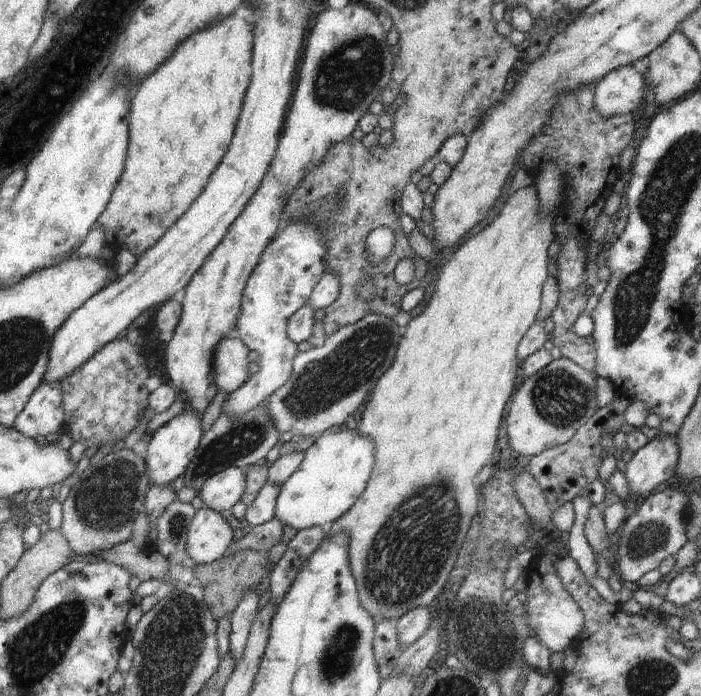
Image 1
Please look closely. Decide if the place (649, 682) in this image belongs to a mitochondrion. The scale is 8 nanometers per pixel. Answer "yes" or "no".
yes

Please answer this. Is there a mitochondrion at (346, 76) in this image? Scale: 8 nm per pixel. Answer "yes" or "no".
yes

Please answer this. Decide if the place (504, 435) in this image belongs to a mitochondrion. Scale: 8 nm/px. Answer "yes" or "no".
no

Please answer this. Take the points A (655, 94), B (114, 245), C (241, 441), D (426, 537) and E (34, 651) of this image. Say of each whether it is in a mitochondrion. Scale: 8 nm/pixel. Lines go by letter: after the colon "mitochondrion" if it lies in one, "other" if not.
A: other
B: other
C: mitochondrion
D: mitochondrion
E: mitochondrion

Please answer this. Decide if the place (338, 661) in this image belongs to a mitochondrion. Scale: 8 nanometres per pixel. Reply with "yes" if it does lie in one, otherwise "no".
yes

